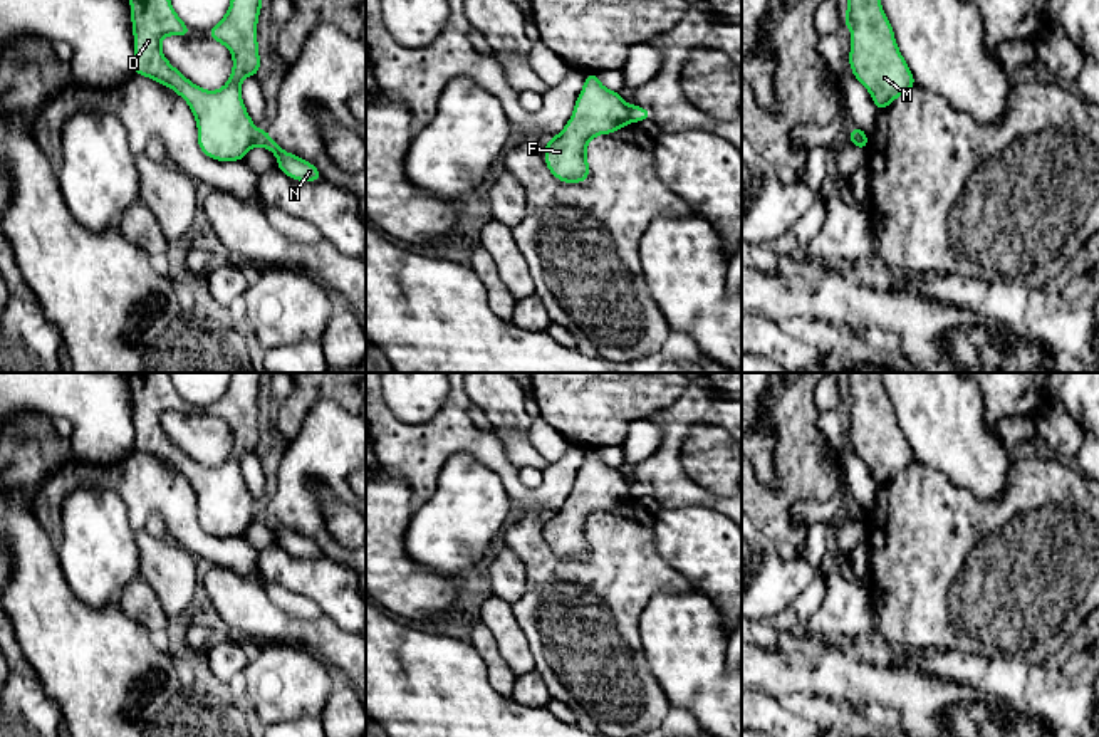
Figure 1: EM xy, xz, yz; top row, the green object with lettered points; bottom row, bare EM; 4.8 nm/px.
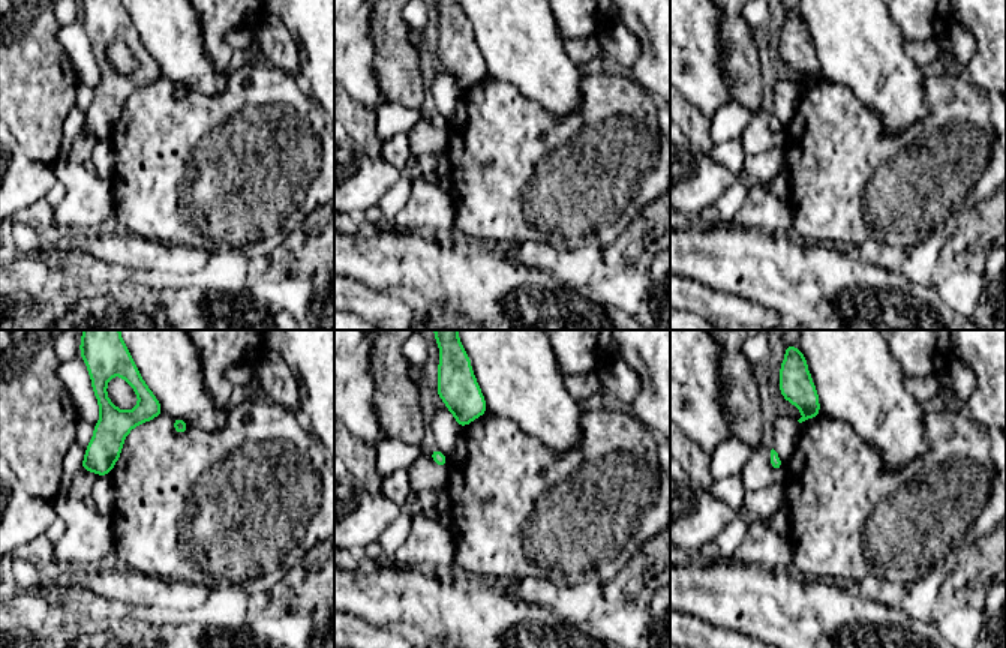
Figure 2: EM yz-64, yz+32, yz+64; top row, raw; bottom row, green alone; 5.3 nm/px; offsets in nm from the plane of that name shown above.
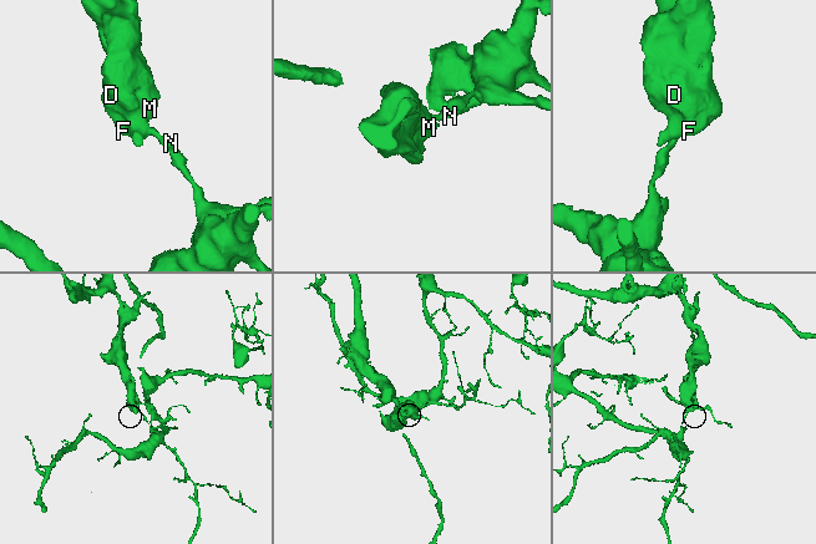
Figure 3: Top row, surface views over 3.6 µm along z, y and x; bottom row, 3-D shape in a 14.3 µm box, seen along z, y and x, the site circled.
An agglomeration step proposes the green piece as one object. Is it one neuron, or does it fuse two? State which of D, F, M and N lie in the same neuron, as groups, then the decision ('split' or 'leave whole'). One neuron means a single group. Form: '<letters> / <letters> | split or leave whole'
D F M / N | split

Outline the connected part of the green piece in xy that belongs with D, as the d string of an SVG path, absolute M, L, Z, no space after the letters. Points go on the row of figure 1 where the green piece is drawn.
M129 0L134 34L134 74L151 77L180 94L195 114L200 149L216 161L245 159L255 124L240 96L242 81L258 74L257 22L263 0L232 0L227 15L206 34L228 47L233 71L218 91L188 81L163 55L166 35L190 35L169 0Z

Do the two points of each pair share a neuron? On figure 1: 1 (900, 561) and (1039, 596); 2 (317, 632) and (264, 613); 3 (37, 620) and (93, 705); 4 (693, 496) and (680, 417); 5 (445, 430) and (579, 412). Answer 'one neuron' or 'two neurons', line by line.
1: one neuron
2: one neuron
3: one neuron
4: one neuron
5: two neurons

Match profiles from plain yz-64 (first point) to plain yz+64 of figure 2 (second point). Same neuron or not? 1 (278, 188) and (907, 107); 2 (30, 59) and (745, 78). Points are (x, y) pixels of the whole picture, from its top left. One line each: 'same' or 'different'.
1: different
2: same

